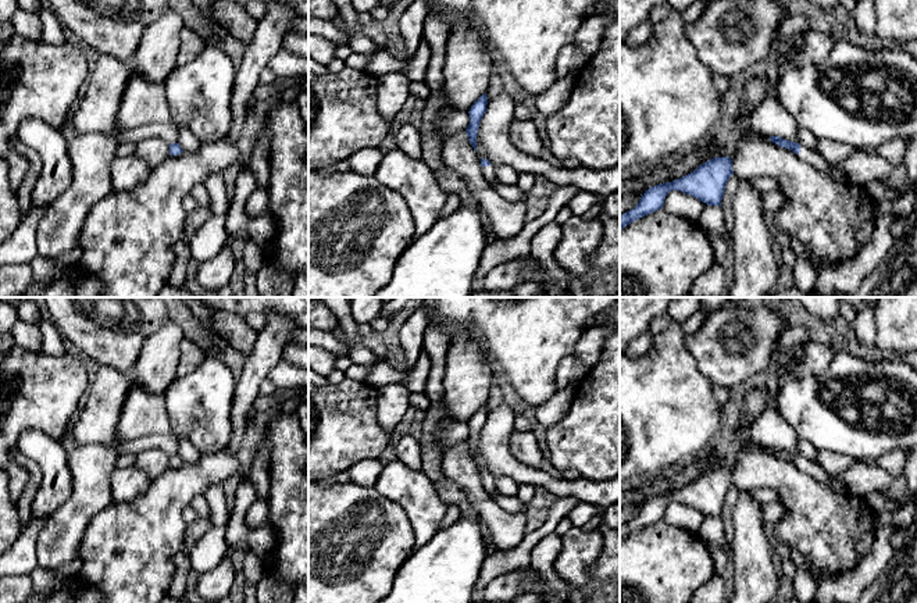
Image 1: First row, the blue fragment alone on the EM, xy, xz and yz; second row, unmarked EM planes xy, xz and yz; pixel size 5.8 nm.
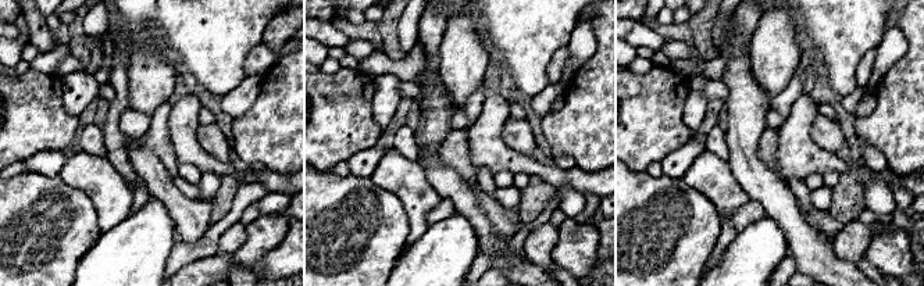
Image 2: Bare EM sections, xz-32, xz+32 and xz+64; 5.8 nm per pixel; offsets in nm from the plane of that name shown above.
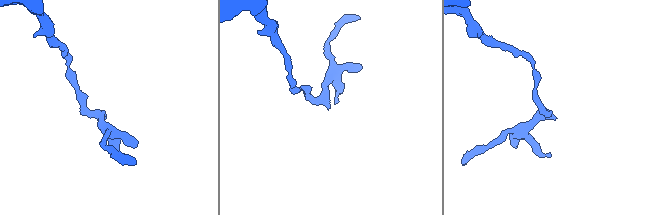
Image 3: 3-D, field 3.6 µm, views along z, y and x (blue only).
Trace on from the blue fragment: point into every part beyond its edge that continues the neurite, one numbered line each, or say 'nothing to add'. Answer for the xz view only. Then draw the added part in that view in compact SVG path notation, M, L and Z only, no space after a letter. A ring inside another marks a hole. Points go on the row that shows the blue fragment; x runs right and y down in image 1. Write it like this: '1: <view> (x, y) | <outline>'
1: xz (488, 172) | M493 165L482 167L482 175L484 175L486 183L493 188L493 185L497 181L495 167Z

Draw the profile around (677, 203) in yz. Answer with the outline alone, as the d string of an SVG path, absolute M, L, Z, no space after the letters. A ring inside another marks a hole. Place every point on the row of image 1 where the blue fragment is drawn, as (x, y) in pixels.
M671 190L664 199L663 208L677 217L699 224L707 204L679 190Z

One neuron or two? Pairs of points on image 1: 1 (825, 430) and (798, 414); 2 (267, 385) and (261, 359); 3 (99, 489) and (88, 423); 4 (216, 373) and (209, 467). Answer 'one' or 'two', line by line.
1: one
2: two
3: two
4: two

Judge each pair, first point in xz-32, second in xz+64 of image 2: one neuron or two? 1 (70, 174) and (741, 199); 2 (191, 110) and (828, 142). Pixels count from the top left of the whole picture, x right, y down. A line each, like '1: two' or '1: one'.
1: one
2: two

